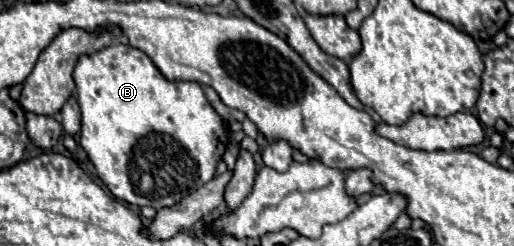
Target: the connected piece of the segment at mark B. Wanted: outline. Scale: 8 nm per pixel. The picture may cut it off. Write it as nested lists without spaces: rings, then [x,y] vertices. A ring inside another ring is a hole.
[[[114,43],[114,45],[108,45],[92,55],[82,55],[74,67],[74,81],[76,81],[76,99],[78,99],[78,105],[80,105],[80,111],[82,111],[82,131],[80,131],[80,145],[82,149],[86,151],[88,159],[92,161],[92,165],[96,167],[96,173],[98,177],[102,179],[102,183],[110,189],[110,193],[120,199],[120,201],[126,201],[130,205],[150,205],[154,209],[162,209],[162,207],[172,207],[176,205],[180,199],[188,197],[192,191],[196,191],[198,187],[202,187],[204,183],[208,183],[214,175],[216,175],[216,165],[218,161],[222,159],[222,153],[228,145],[228,127],[226,123],[222,121],[222,117],[212,109],[210,101],[206,99],[202,87],[196,83],[196,81],[168,81],[160,71],[158,67],[152,63],[152,59],[140,51],[140,49],[134,49],[130,45],[124,45],[124,43]]]

